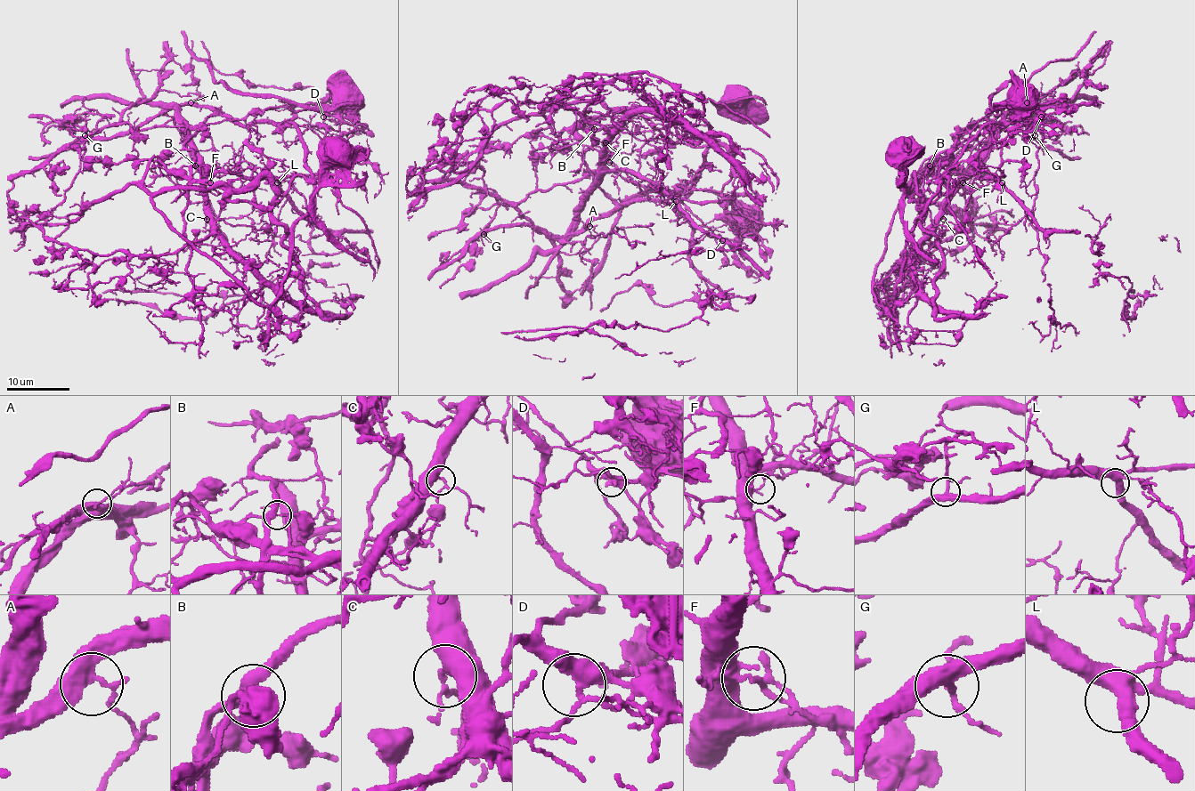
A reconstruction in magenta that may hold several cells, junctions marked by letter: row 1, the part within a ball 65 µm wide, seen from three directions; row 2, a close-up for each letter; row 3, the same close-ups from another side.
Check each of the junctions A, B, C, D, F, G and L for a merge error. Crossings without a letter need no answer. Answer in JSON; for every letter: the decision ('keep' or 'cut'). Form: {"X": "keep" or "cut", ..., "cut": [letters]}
{"A": "keep", "B": "cut", "C": "keep", "D": "keep", "F": "cut", "G": "keep", "L": "keep", "cut": ["B", "F"]}

